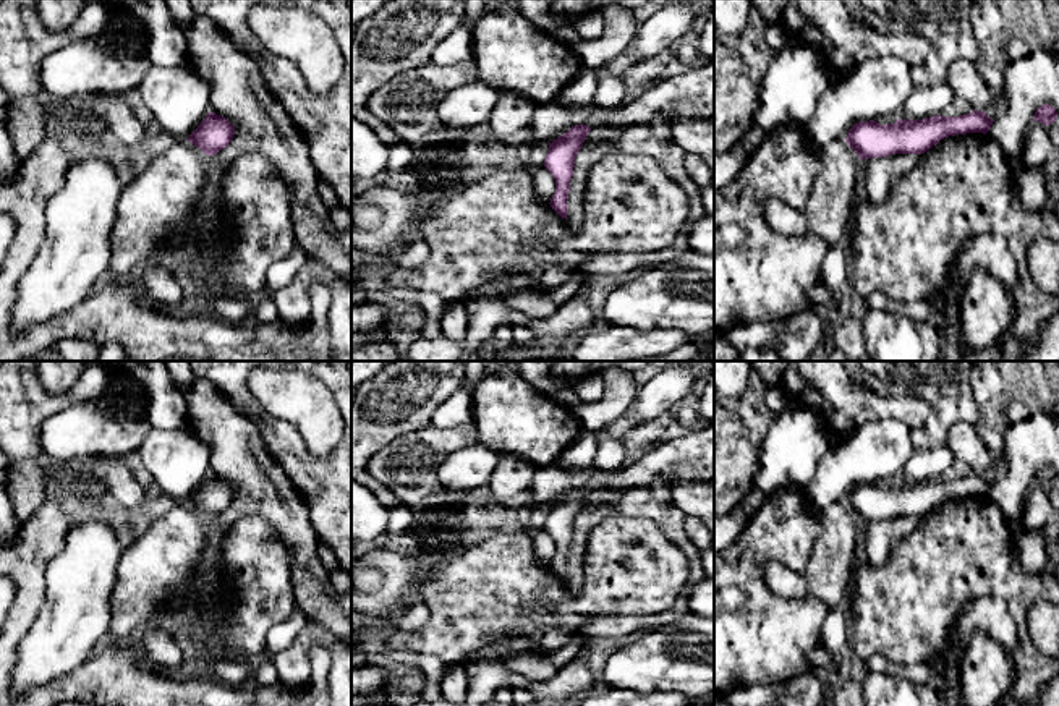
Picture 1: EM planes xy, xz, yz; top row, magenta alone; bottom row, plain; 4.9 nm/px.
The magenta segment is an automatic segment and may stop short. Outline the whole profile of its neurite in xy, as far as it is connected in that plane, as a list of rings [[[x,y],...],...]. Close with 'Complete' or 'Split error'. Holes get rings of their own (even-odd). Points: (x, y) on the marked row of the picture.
[[[209,112],[186,141],[214,155],[232,142],[233,134],[235,126],[225,117]]]. Complete

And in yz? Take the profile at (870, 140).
[[[973,110],[959,117],[929,117],[879,125],[874,120],[855,123],[845,142],[863,159],[887,157],[892,154],[925,154],[941,139],[967,134],[986,134],[993,125],[986,112]]]. Complete

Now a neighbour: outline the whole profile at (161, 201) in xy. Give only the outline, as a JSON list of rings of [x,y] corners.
[[[176,139],[173,146],[154,157],[149,167],[123,189],[110,235],[112,257],[104,282],[126,279],[138,267],[159,266],[159,251],[173,233],[181,235],[181,245],[191,243],[194,232],[189,223],[194,223],[198,202],[209,178],[209,159],[211,155],[189,141]]]

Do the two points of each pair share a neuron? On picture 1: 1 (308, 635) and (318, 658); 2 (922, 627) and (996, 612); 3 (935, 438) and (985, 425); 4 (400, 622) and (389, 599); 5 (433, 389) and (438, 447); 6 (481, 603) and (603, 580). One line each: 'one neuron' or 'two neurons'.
1: two neurons
2: two neurons
3: two neurons
4: two neurons
5: two neurons
6: one neuron

